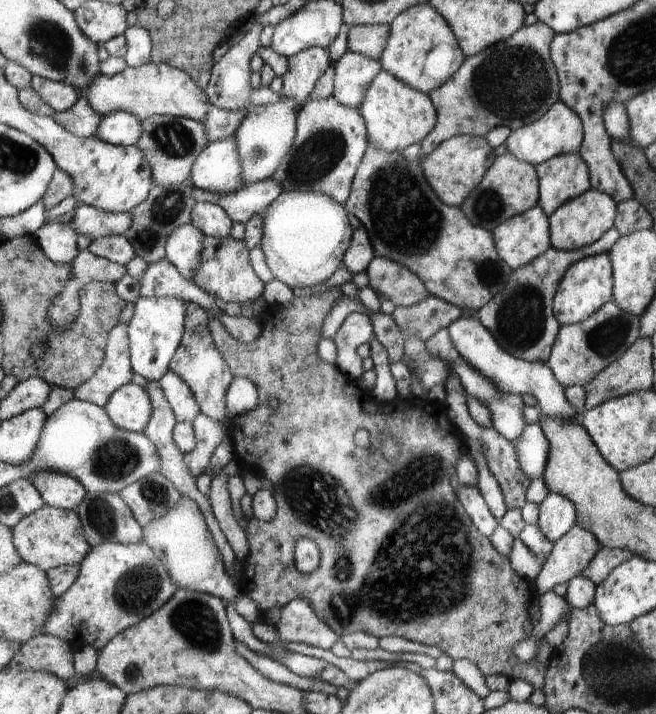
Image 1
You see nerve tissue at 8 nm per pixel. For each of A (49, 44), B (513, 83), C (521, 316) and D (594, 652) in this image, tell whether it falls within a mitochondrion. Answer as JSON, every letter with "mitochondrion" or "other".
{"A":"mitochondrion","B":"mitochondrion","C":"mitochondrion","D":"mitochondrion"}

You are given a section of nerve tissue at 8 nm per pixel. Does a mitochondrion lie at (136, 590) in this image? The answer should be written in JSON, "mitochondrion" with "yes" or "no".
{"mitochondrion":"yes"}

